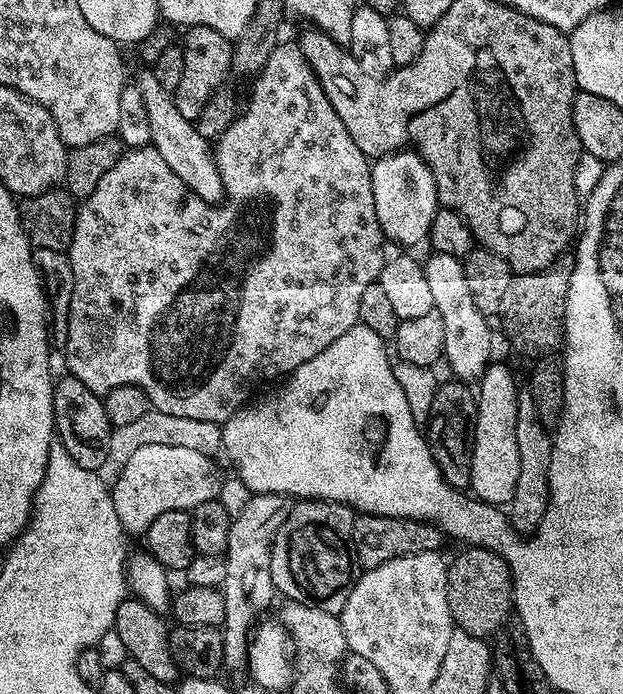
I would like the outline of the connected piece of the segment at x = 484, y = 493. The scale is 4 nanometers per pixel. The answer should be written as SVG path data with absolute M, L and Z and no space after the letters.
M504 362L489 363L479 378L470 462L471 495L497 506L511 505L514 486L518 486L518 402L522 392L516 389L516 376L506 365Z

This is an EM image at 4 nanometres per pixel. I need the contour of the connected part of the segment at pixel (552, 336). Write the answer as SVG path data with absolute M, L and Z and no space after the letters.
M565 254L542 272L513 275L510 290L506 290L502 310L498 313L498 320L504 323L502 332L516 352L540 358L545 354L559 353L563 349L566 298L570 294L570 274L575 265L575 255Z

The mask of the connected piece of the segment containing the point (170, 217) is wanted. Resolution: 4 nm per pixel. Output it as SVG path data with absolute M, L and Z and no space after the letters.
M277 43L276 49L270 54L270 58L266 62L266 66L251 81L250 87L252 87L252 93L249 94L248 100L252 105L245 112L243 109L237 115L236 119L230 122L230 126L227 130L220 133L214 144L214 155L216 165L218 166L218 174L222 176L222 186L224 187L224 201L219 206L216 204L207 204L202 197L191 192L186 186L186 182L182 182L182 178L178 178L178 174L174 174L174 170L170 170L170 166L166 166L166 161L163 160L162 154L158 154L158 150L151 146L146 148L128 148L125 150L118 158L118 162L114 162L114 166L110 166L110 170L106 170L106 174L102 174L98 186L94 186L94 194L83 197L79 201L76 210L76 221L74 222L74 238L70 242L67 250L68 261L74 270L74 298L70 302L70 322L68 323L66 346L63 349L62 356L64 356L65 366L68 367L65 368L67 375L78 378L78 382L83 382L84 385L90 386L90 390L94 390L96 396L102 398L106 393L114 390L118 386L130 386L133 384L143 390L149 405L155 411L161 412L162 414L174 414L174 418L198 418L198 422L214 422L223 426L239 408L249 403L250 397L253 395L251 392L263 380L272 380L275 376L280 376L279 378L287 377L298 366L302 366L302 362L310 362L310 358L314 358L314 354L322 354L322 350L326 350L326 346L330 346L330 342L334 342L334 338L342 338L342 334L346 334L346 330L350 330L355 326L360 319L359 307L366 286L380 279L380 272L384 269L386 259L386 253L384 253L386 237L384 231L380 229L378 210L374 210L372 164L370 163L369 157L364 156L362 150L358 150L358 146L354 146L354 138L350 138L346 126L342 126L342 118L338 118L334 106L330 106L330 98L326 98L326 94L322 90L322 86L318 82L318 78L310 66L310 62L302 54L299 43Z

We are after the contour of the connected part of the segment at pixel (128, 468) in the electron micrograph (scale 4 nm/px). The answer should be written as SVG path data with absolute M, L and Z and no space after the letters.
M138 446L127 462L119 465L120 477L116 485L113 483L110 488L114 510L118 510L118 518L125 532L143 534L150 522L154 522L158 514L166 514L166 510L188 512L202 506L202 502L217 499L221 494L216 462L213 457L198 450L186 450L186 446Z

